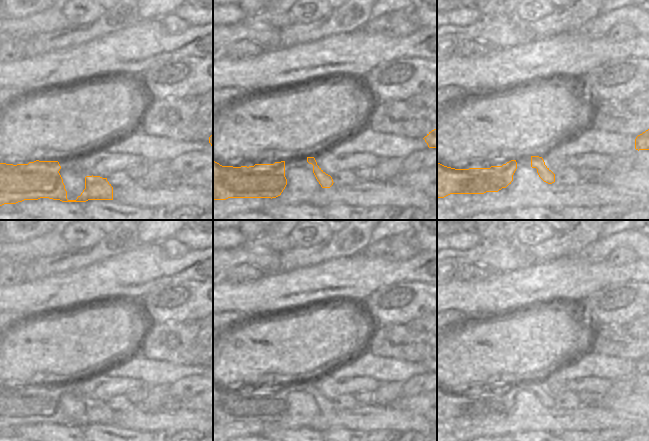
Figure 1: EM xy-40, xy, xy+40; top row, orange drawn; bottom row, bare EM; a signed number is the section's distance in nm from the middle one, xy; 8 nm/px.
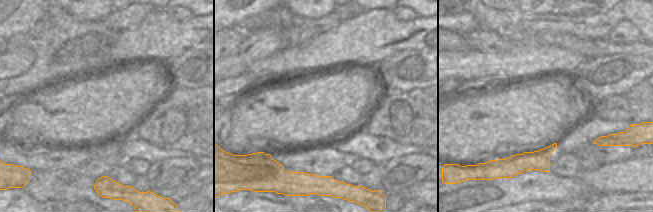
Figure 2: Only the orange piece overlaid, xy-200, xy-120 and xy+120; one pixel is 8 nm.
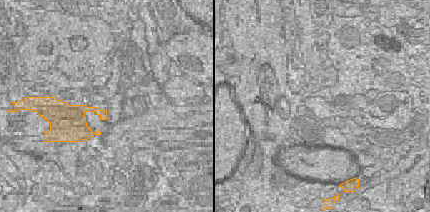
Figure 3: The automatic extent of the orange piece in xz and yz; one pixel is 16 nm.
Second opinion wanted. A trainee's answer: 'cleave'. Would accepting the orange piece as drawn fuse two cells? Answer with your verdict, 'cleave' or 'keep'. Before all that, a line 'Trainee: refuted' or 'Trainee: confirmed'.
Trainee: confirmed
cleave

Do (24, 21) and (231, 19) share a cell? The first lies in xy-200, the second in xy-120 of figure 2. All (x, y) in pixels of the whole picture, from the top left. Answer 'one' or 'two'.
one

